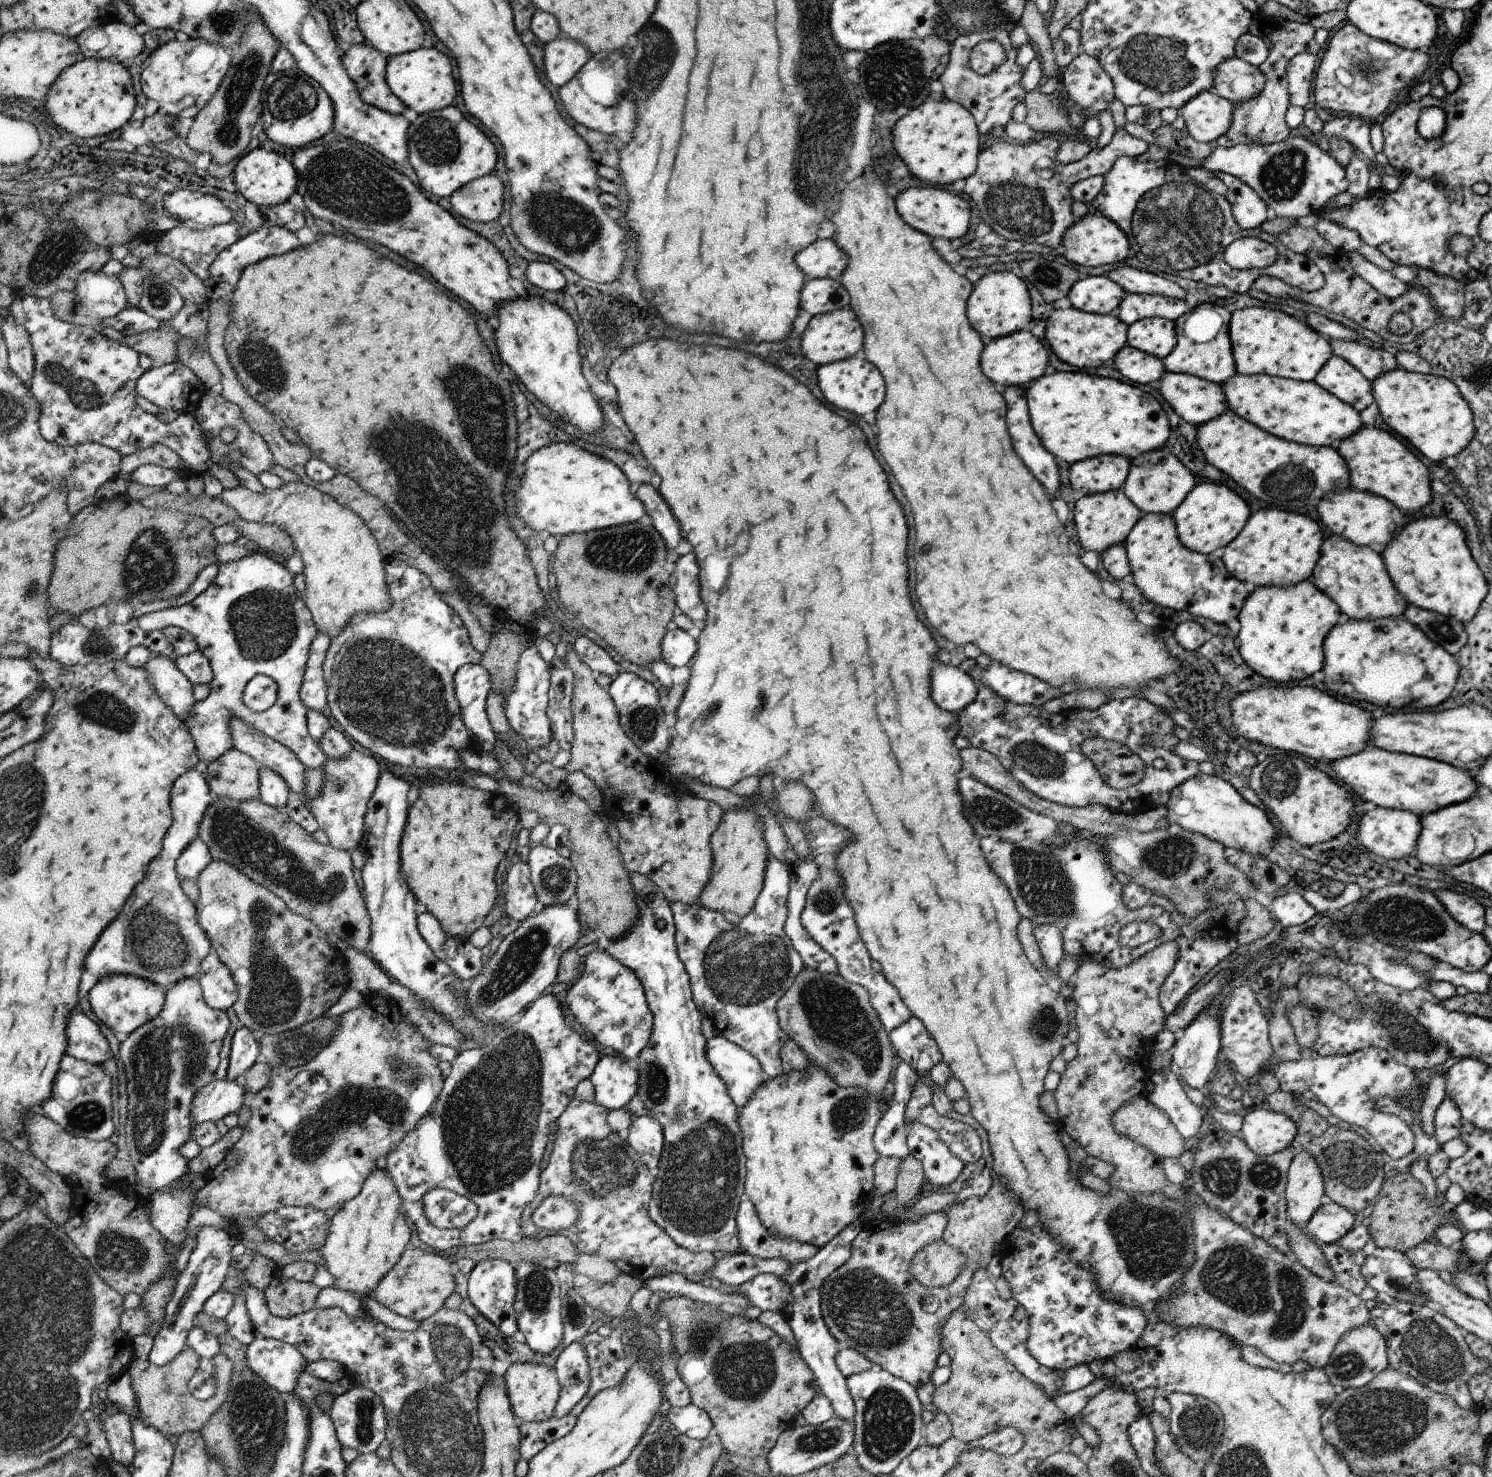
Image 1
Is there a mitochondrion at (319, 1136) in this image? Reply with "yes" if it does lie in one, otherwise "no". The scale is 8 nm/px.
yes

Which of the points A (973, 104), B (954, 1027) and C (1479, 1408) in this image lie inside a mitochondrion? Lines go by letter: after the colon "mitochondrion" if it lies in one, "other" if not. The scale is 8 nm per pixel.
A: other
B: other
C: other

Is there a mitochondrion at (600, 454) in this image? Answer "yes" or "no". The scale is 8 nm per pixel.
no

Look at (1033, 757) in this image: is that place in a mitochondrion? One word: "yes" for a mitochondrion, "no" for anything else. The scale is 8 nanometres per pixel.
yes

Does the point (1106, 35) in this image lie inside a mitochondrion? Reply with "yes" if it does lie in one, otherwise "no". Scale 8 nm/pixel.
yes

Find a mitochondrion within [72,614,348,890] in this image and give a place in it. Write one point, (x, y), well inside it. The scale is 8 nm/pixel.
(102, 708)

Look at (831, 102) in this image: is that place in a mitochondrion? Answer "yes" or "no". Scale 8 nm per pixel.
yes

